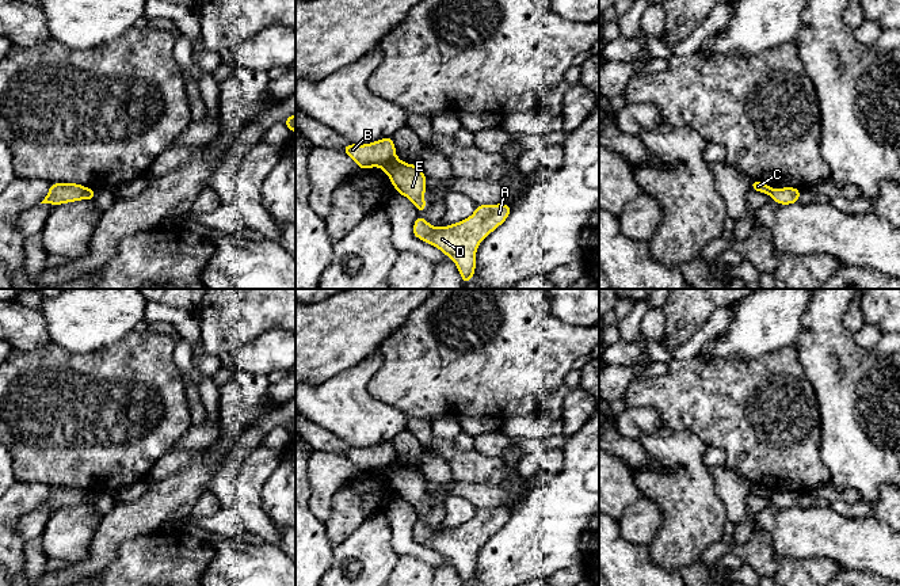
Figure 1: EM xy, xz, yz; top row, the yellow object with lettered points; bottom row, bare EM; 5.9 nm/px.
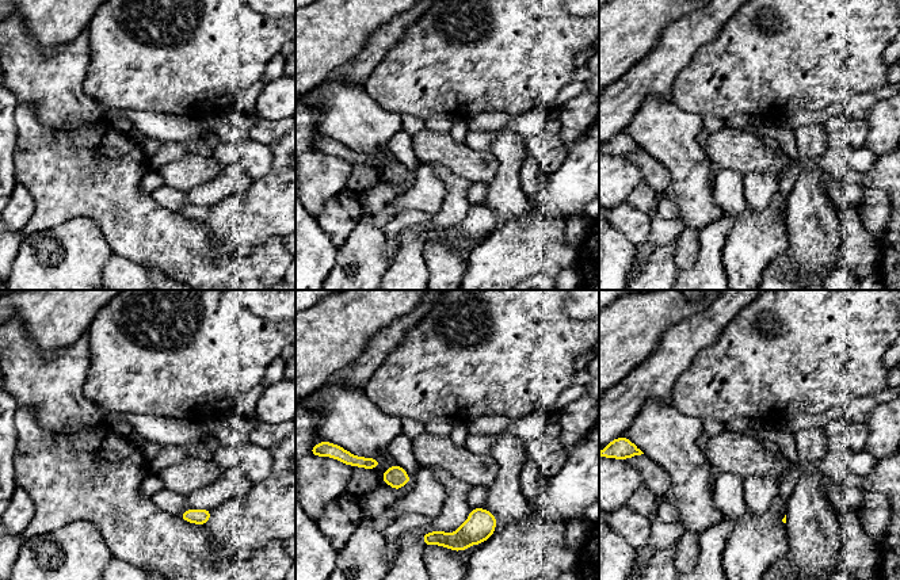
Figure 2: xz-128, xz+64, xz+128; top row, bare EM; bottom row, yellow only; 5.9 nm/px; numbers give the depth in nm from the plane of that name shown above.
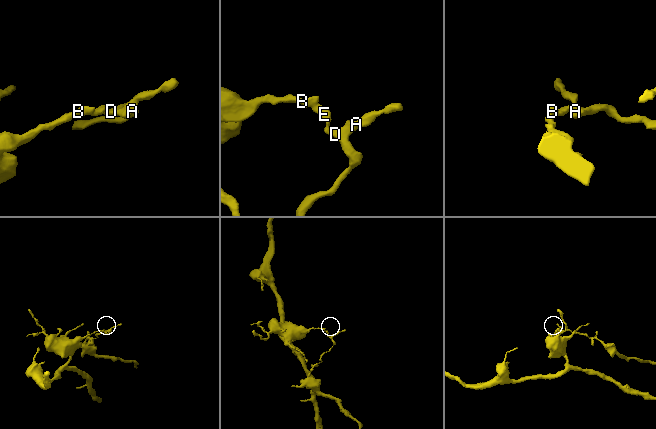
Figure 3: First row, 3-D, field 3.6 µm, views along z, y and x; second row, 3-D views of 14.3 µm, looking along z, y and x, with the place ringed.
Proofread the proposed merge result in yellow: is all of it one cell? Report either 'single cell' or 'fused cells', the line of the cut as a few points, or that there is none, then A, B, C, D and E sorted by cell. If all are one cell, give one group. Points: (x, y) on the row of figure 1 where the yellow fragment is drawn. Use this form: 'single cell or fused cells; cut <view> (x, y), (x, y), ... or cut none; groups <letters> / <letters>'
fused cells; cut xz (395, 156), (380, 166); groups A D E / B C

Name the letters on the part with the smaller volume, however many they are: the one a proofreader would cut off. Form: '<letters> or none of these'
A, D, E

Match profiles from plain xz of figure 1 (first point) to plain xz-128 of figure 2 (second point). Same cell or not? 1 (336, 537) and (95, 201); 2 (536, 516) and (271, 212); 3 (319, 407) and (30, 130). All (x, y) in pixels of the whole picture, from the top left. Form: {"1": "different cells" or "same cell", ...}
{"1": "same cell", "2": "same cell", "3": "different cells"}

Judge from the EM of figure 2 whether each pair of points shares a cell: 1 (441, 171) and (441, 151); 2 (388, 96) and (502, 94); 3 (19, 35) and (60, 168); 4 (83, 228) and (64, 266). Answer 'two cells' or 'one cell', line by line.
1: two cells
2: one cell
3: two cells
4: one cell

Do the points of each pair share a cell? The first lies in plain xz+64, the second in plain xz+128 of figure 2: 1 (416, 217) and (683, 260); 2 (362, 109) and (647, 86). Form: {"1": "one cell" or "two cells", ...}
{"1": "one cell", "2": "two cells"}

